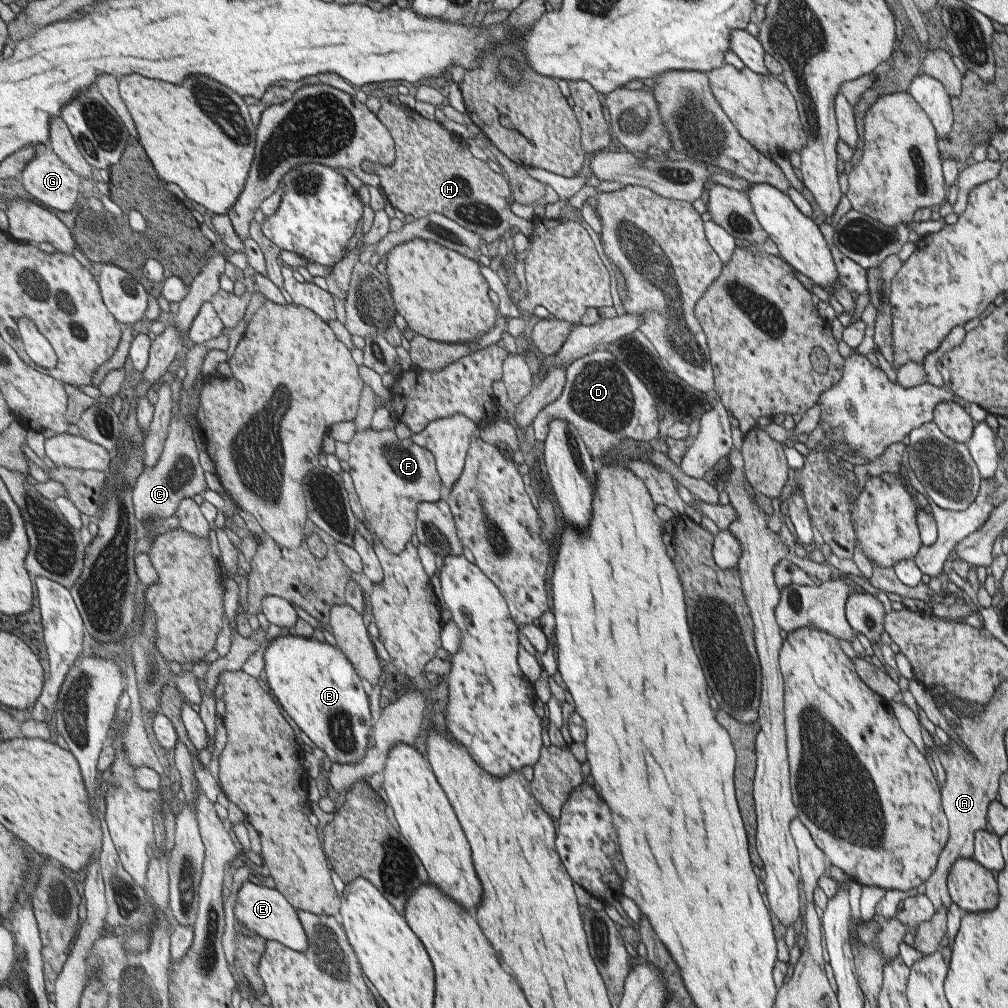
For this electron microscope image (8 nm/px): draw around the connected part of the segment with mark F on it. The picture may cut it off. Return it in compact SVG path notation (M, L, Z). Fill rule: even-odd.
M391 429L355 431L349 443L351 458L348 474L353 478L356 496L363 512L365 527L391 552L401 553L413 536L416 505L419 502L439 501L440 481L434 456L422 446L407 439L397 439Z

